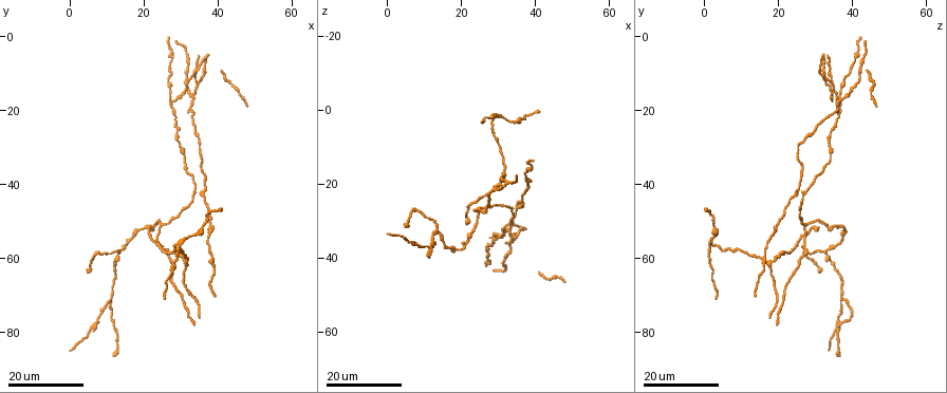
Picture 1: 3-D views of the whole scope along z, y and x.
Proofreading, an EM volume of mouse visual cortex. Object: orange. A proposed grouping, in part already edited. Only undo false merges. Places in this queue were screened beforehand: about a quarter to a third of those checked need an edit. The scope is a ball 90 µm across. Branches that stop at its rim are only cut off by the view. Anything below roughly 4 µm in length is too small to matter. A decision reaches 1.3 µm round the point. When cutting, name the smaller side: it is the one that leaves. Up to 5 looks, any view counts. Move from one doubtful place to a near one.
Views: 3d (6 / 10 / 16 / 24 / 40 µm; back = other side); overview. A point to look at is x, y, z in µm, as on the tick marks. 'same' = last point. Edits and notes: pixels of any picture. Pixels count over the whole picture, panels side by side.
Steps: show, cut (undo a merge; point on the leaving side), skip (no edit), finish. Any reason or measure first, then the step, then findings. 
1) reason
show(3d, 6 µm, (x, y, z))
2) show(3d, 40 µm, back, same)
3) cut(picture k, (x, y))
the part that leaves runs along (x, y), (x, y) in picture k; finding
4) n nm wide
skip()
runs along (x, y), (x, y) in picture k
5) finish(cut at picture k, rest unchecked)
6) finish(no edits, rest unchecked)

small branch off a trunk
show(3d, 24 µm, (11.0, 70.5, 37.5))

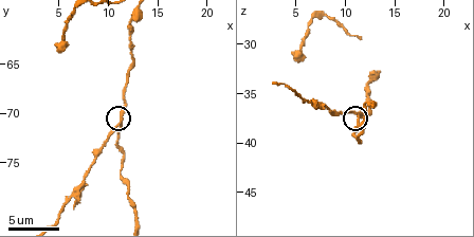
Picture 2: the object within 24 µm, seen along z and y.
show(3d, 6 µm, (11.4, 70.8, 37.6))

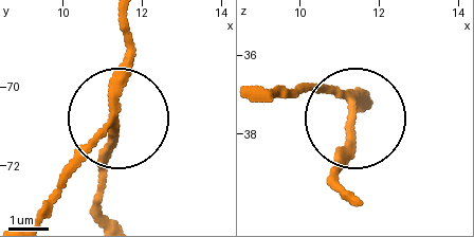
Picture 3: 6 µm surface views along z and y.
200 nm wide
skip()
all the same neuron

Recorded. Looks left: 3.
three-way junction
show(3d, 16 µm, (25.0, 57.0, 26.5))

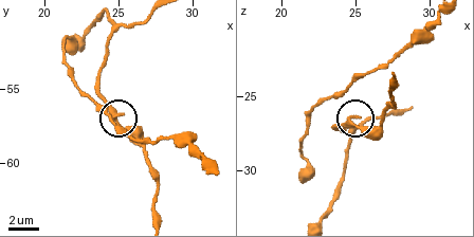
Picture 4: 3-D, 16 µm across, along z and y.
show(3d, 10 µm, same)

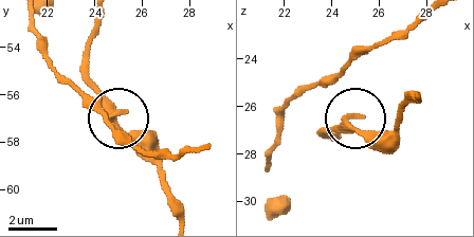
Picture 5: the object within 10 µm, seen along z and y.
250 nm wide
skip()
all the same neuron

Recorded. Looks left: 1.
finish(no edits, rest unchecked)

